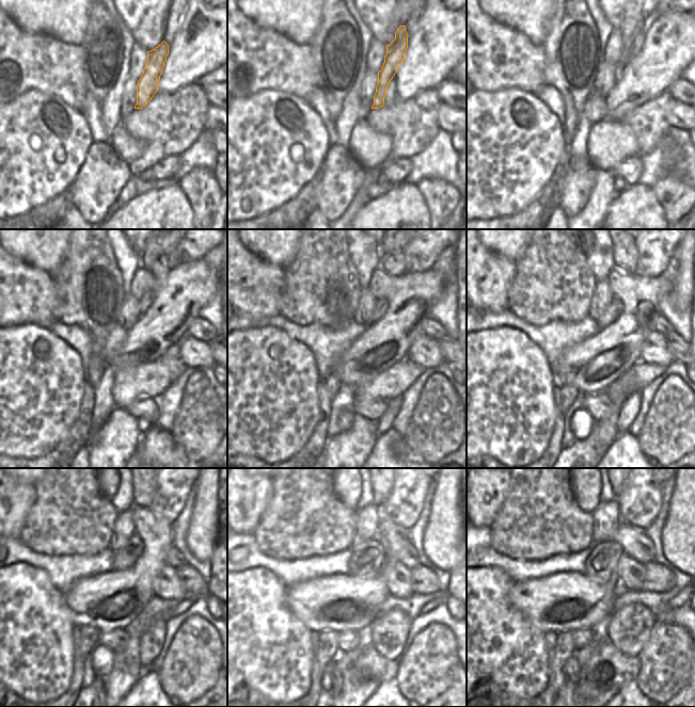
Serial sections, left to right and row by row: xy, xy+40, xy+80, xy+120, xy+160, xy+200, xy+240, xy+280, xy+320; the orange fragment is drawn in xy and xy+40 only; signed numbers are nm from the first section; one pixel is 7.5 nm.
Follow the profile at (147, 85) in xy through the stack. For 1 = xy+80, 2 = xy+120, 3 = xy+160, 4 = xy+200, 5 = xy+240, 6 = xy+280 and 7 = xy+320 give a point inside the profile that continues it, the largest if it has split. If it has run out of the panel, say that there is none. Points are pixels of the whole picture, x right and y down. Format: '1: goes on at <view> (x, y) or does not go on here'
1: goes on at xy+80 (632, 45)
2: goes on at xy+120 (159, 269)
3: goes on at xy+160 (394, 262)
4: goes on at xy+200 (625, 255)
5: goes on at xy+240 (143, 489)
6: goes on at xy+280 (381, 489)
7: goes on at xy+320 (616, 489)

